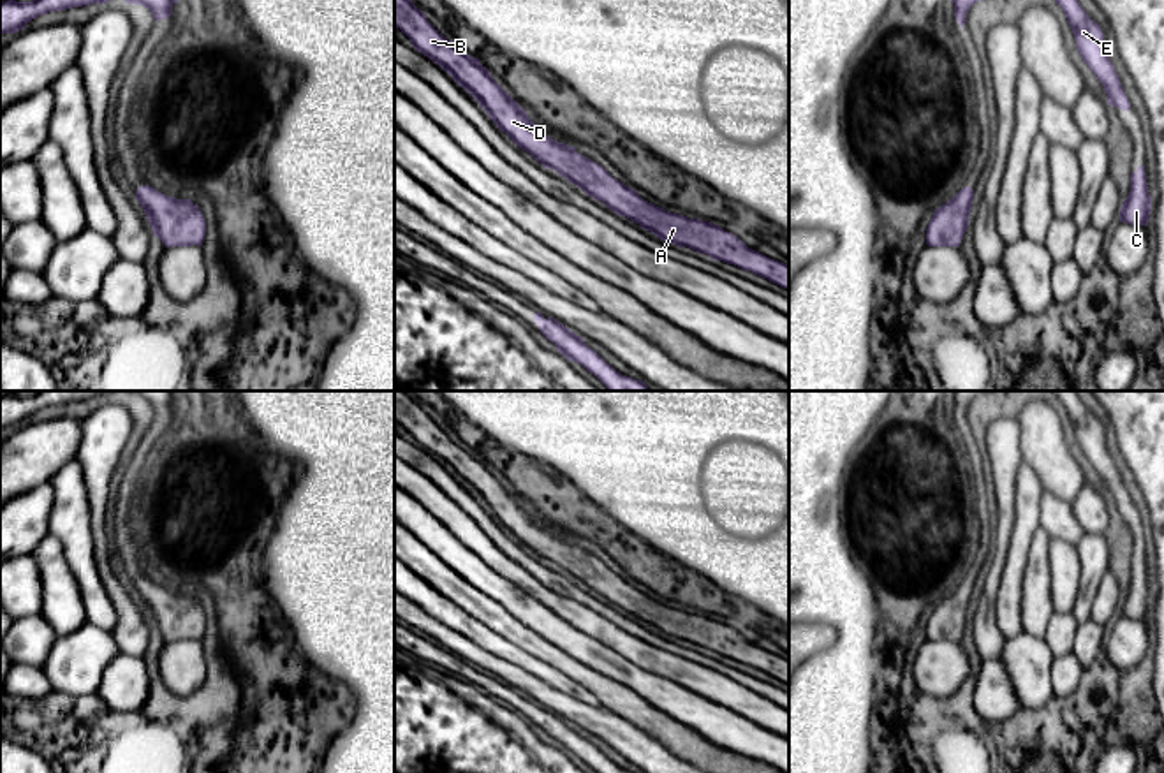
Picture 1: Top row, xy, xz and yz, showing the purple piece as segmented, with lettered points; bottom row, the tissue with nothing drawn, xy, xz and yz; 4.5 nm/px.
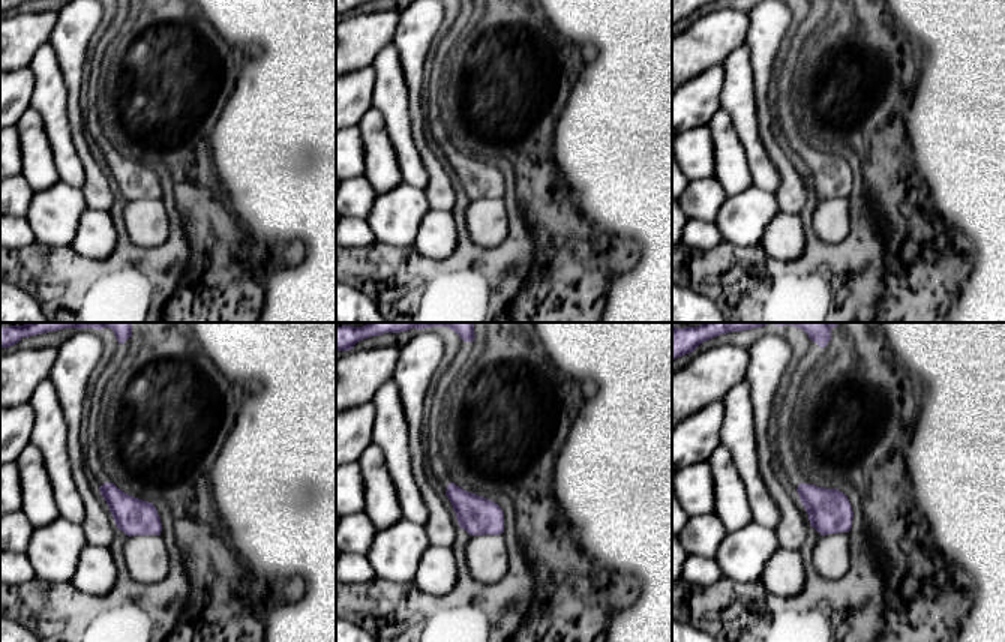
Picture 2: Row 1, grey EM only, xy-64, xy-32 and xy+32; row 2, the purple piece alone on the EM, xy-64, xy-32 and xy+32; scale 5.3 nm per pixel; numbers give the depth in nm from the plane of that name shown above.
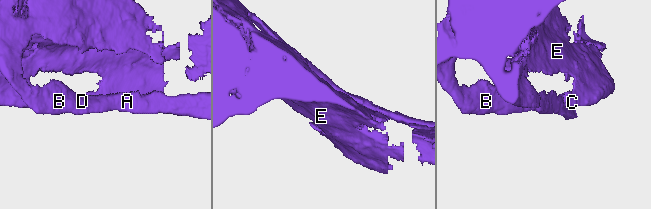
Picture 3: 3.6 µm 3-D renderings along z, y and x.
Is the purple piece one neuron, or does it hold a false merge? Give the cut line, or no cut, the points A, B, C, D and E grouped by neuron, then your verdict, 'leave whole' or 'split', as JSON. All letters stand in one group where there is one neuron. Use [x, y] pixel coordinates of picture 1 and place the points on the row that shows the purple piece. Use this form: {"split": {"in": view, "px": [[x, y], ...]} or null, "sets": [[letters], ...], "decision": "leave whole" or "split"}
{"split": null, "sets": [["A", "B", "C", "D", "E"]], "decision": "leave whole"}

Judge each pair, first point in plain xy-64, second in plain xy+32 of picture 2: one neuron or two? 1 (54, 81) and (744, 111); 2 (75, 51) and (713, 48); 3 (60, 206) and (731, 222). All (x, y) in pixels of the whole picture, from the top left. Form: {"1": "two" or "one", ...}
{"1": "one", "2": "two", "3": "one"}

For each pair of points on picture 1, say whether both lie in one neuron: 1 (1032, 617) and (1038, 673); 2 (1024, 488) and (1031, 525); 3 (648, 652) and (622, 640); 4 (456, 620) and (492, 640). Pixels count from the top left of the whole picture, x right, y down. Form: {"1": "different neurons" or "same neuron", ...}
{"1": "different neurons", "2": "same neuron", "3": "same neuron", "4": "same neuron"}

